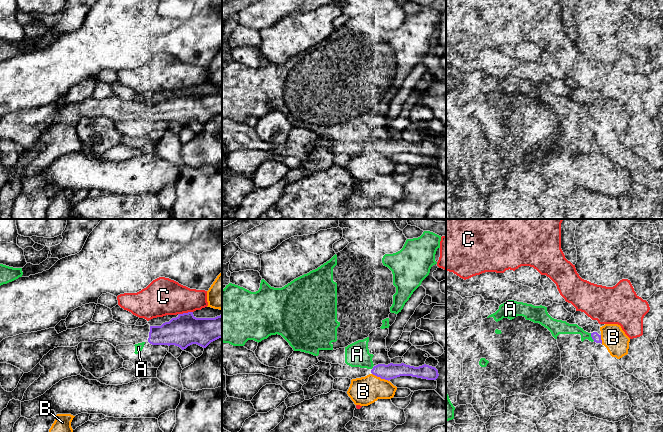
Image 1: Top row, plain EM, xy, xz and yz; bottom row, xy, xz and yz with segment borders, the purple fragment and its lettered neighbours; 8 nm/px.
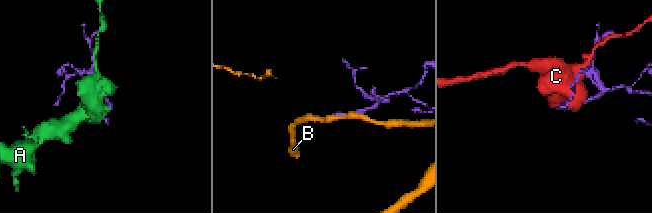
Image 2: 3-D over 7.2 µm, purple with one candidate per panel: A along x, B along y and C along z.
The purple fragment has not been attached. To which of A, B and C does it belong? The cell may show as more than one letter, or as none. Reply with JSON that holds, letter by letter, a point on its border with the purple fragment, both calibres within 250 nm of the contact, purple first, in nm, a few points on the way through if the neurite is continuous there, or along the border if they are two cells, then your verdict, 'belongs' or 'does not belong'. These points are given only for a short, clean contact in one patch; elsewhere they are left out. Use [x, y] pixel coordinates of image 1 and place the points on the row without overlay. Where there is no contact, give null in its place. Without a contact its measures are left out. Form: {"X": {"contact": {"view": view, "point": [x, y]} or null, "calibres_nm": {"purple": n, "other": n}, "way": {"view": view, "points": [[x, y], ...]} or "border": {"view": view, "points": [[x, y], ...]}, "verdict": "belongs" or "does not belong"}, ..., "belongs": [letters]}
{"A": {"contact": {"view": "yz", "point": [591, 112]}, "calibres_nm": {"purple": 70, "other": 110}, "verdict": "does not belong"}, "B": {"contact": {"view": "xz", "point": [380, 153]}, "calibres_nm": {"purple": 120, "other": 220}, "verdict": "does not belong"}, "C": {"contact": {"view": "xy", "point": [185, 89]}, "calibres_nm": {"purple": 260, "other": 300}, "verdict": "does not belong"}, "belongs": []}

